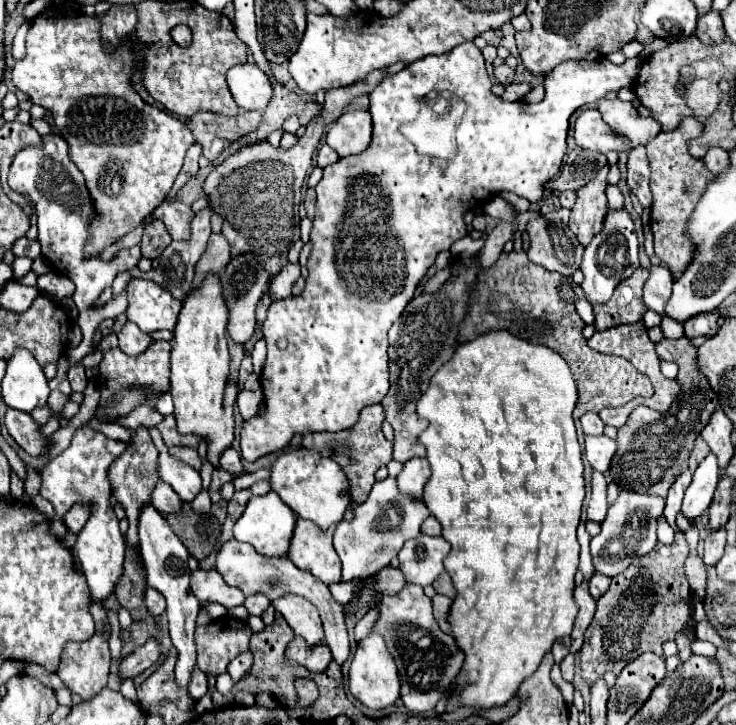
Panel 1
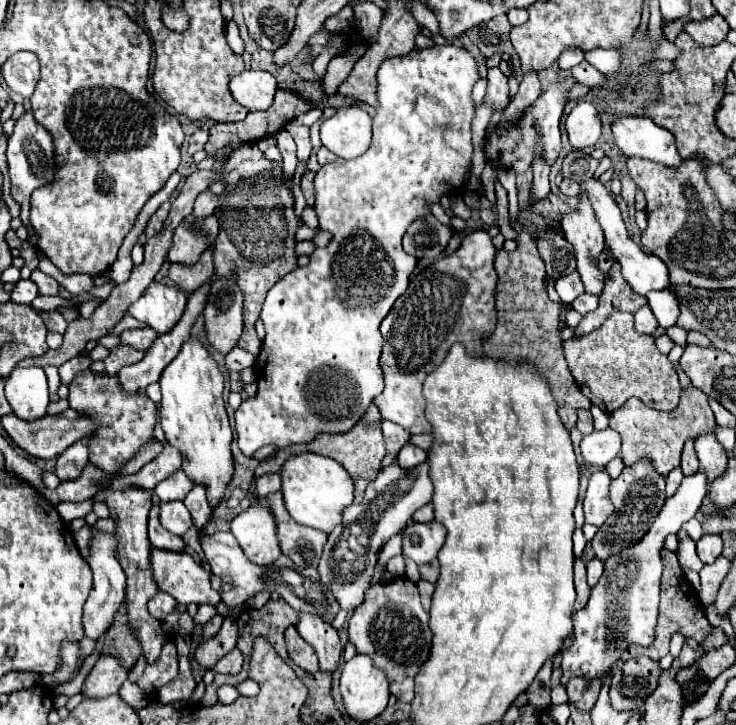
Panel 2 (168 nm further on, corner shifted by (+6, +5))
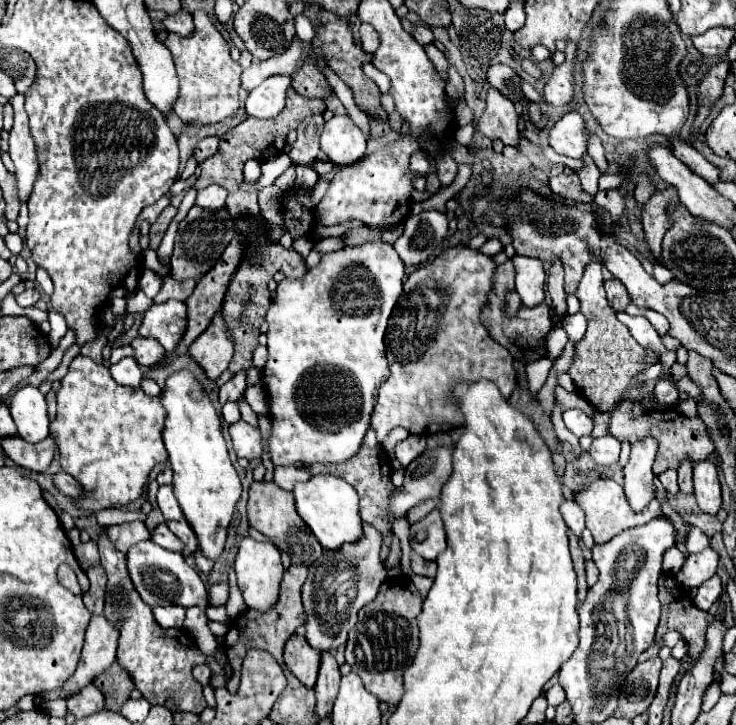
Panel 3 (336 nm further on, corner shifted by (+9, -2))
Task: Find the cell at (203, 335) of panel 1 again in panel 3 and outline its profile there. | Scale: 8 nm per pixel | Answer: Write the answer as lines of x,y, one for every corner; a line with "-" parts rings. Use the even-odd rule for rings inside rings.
179,370
169,376
163,390
163,406
167,410
163,442
173,468
175,498
197,536
199,550
215,562
225,550
227,528
241,498
241,482
229,460
221,420
203,386
189,370

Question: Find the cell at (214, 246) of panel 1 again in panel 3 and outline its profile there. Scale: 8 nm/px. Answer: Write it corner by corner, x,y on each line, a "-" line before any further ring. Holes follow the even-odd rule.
163,278
163,288
153,300
155,302
163,302
163,300
181,300
181,302
185,302
189,298
189,294
193,292
195,284
197,284
197,280
177,282
173,278

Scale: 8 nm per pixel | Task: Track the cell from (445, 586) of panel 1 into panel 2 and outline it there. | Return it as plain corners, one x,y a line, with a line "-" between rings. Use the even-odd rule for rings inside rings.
438,561
428,563
428,565
420,567
420,575
422,575
422,579
424,579
424,581
436,583
436,579
438,579

